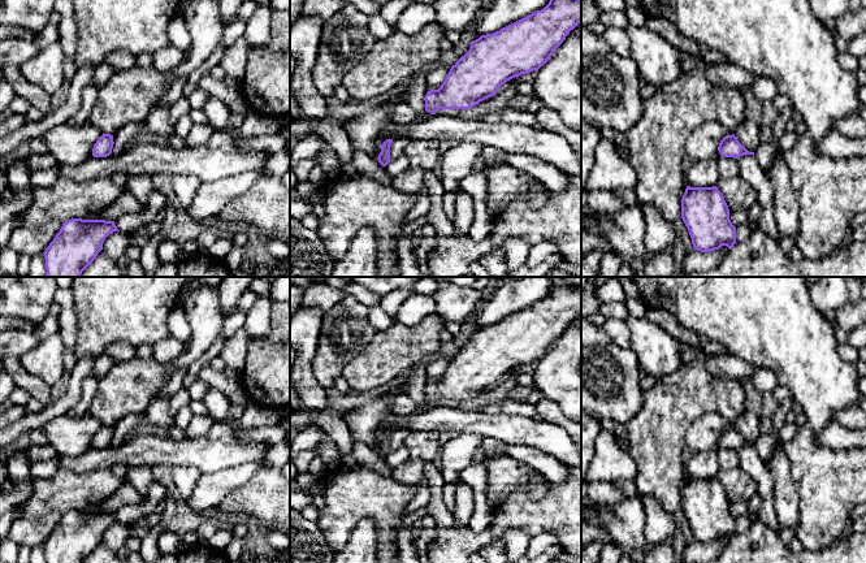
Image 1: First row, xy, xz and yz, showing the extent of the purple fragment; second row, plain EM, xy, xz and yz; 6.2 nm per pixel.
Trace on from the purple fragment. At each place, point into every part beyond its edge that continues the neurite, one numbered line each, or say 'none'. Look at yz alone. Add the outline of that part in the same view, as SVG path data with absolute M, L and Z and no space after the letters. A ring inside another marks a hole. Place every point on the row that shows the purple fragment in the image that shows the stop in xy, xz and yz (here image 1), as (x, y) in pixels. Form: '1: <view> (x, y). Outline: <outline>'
none

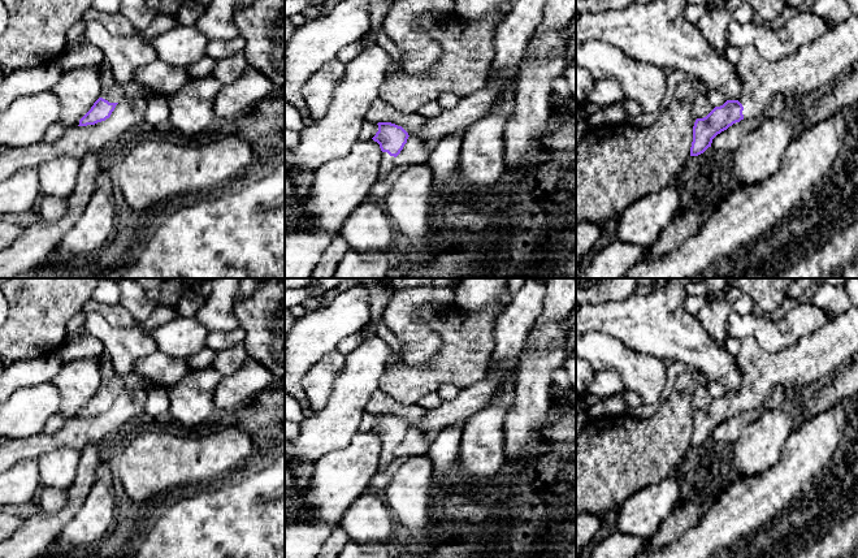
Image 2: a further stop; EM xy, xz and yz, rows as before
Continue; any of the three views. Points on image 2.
1: xy (115, 94). Outline: M116 81L110 88L101 88L100 98L108 100L109 103L120 103L122 100L122 95L124 92Z

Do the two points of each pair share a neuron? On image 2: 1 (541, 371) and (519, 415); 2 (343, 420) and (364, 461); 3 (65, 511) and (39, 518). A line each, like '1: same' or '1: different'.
1: same
2: different
3: same

